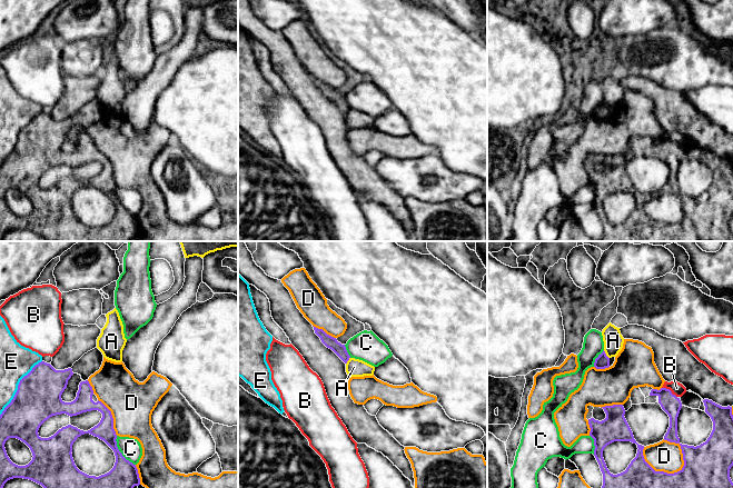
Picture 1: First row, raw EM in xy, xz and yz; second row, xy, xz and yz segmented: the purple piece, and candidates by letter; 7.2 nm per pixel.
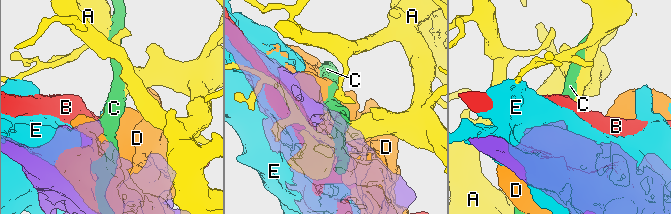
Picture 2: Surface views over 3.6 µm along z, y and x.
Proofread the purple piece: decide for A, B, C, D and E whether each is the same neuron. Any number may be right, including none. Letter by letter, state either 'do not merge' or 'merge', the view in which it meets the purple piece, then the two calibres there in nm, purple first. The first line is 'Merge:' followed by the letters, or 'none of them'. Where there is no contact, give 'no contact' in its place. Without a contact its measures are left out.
Merge: none of them
A: do not merge; meets purple in yz; 100 nm thick on the purple side, 140 nm on the other
B: do not merge; meets purple in yz; 140 nm thick on the purple side, 90 nm on the other
C: do not merge; meets purple in xy; 190 nm thick on the purple side, 150 nm on the other
D: do not merge; meets purple in yz; 200 nm thick on the purple side, 220 nm on the other
E: do not merge; meets purple in xy; 320 nm thick on the purple side, 240 nm on the other

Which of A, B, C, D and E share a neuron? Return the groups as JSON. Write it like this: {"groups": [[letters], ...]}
{"groups": [["A"], ["B"], ["C"], ["D", "E"]]}

